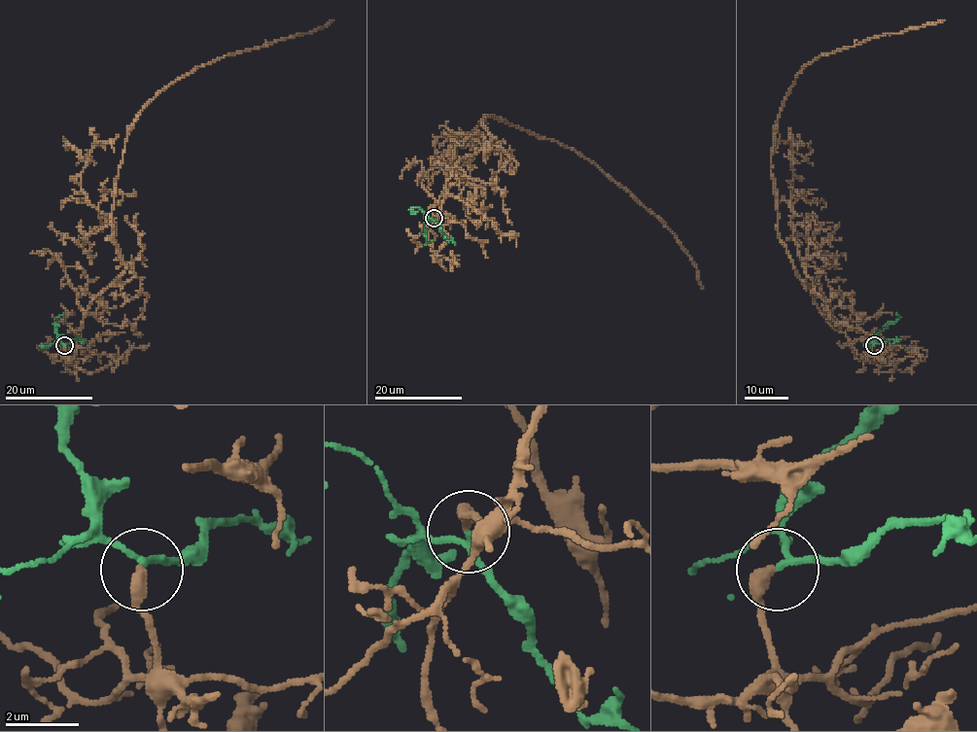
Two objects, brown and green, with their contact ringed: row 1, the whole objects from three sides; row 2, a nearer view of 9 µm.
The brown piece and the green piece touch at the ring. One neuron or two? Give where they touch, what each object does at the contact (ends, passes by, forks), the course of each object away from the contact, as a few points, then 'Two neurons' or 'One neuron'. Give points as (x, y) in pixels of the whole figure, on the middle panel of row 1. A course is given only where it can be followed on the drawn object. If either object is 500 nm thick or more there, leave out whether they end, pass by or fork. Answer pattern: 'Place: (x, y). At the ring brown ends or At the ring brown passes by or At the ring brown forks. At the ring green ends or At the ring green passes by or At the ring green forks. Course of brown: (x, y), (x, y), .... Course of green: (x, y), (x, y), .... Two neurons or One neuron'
Place: (434, 218). At the ring brown ends. At the ring green passes by. Course of brown: (434, 218), (454, 166), (495, 137), (479, 122), (492, 116), (591, 160), (677, 237), (703, 288). Course of green: (434, 218), (425, 225), (427, 242), (433, 239). One neuron

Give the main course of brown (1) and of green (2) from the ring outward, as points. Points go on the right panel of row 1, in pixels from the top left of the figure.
1: (874, 345), (868, 361), (854, 355), (781, 239), (772, 176), (775, 124), (793, 83), (817, 57), (944, 20)
2: (874, 345), (875, 336), (898, 319), (895, 313)

